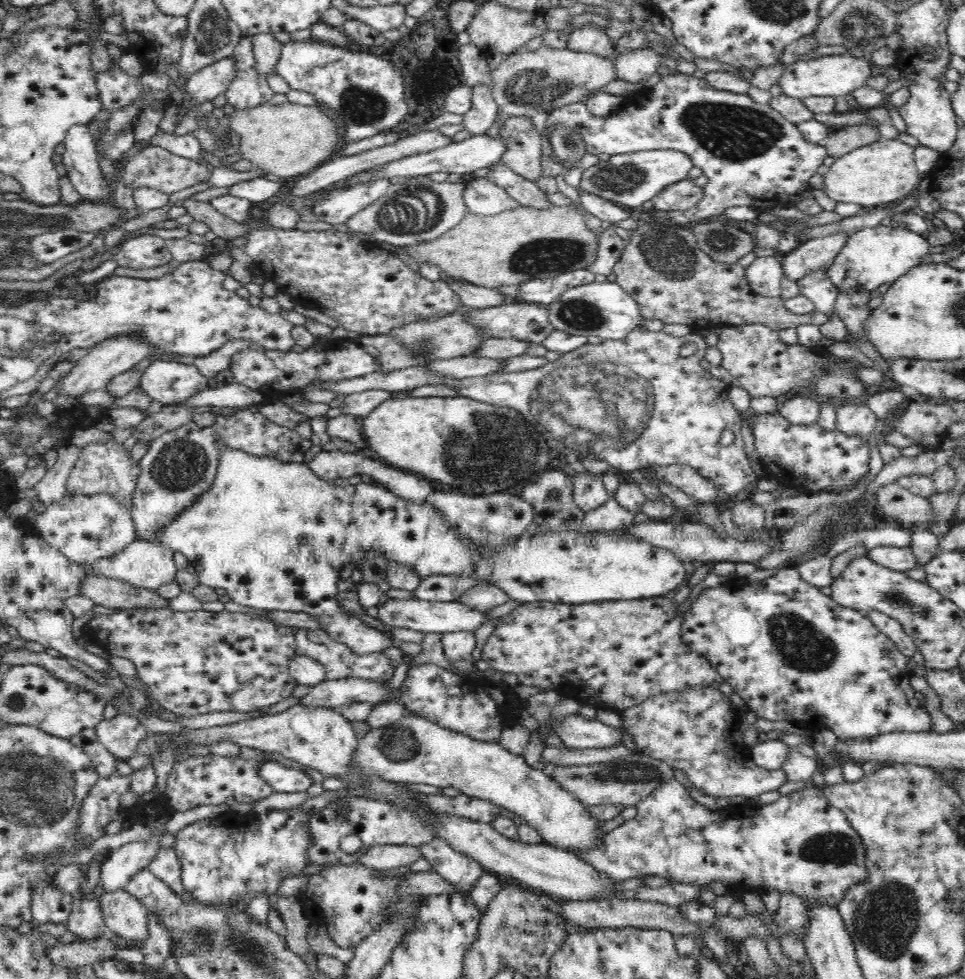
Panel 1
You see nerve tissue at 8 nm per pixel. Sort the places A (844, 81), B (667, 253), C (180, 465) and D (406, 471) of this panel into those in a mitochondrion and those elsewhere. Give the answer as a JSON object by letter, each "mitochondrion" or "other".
{"A":"other","B":"mitochondrion","C":"mitochondrion","D":"other"}

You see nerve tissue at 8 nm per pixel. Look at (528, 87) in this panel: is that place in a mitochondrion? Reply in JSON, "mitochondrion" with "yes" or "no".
{"mitochondrion":"yes"}

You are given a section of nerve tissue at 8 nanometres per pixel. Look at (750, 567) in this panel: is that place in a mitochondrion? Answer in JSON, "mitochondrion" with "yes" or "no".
{"mitochondrion":"no"}

